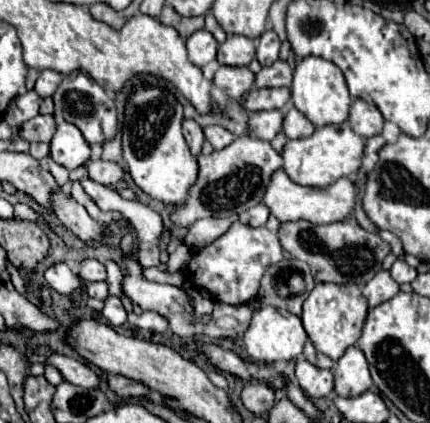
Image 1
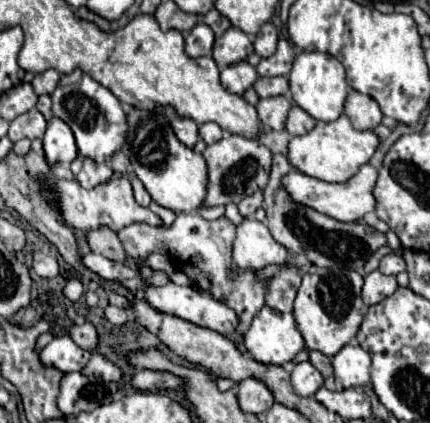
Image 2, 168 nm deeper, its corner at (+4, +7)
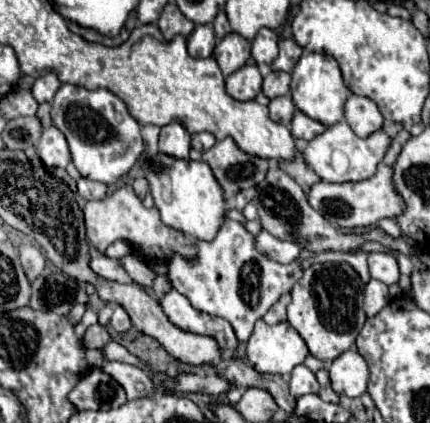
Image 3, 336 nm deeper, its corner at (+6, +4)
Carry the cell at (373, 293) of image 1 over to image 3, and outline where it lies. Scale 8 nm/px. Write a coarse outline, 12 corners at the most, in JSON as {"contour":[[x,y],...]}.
{"contour":[[371,279],[364,288],[363,310],[377,315],[389,301],[387,285]]}

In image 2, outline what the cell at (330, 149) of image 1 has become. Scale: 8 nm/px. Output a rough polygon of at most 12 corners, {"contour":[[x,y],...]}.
{"contour":[[341,114],[289,142],[289,164],[345,182],[379,146]]}

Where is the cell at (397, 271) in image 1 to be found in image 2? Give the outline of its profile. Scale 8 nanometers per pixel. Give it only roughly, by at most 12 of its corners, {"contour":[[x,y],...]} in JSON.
{"contour":[[387,254],[379,264],[383,274],[399,274],[407,268],[405,258]]}

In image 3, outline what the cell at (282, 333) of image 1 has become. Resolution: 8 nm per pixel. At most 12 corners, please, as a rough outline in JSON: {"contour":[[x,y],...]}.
{"contour":[[259,319],[247,359],[259,373],[287,375],[309,349],[287,321]]}

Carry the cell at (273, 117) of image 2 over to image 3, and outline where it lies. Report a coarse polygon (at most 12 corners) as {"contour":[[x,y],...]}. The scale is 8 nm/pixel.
{"contour":[[289,95],[269,103],[271,119],[289,125],[295,103]]}

